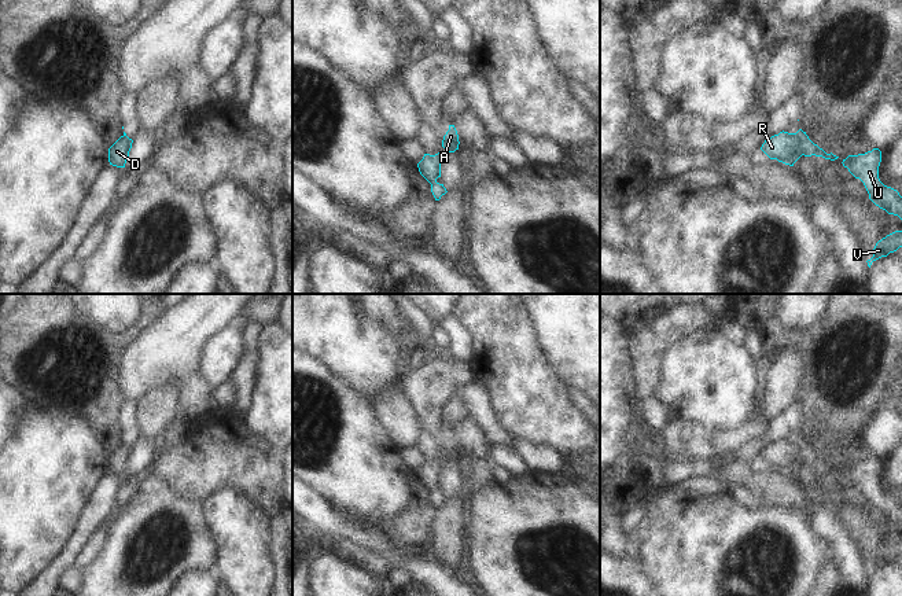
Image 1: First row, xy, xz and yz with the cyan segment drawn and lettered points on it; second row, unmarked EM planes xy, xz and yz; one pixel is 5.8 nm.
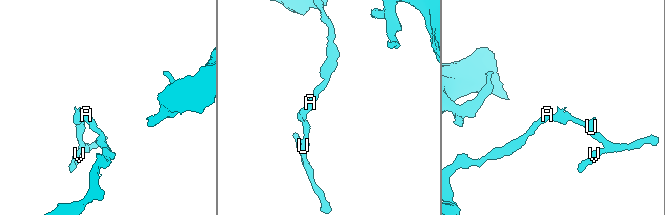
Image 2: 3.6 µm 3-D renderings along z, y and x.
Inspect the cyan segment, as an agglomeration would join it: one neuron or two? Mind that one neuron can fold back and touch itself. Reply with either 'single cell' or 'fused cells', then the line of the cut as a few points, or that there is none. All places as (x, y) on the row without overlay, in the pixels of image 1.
fused cells; cut yz (790, 441), (798, 448), (803, 462)

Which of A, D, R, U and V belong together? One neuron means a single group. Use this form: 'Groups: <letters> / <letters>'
Groups: A D R / U V.

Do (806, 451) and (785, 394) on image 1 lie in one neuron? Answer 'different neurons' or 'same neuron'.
different neurons

